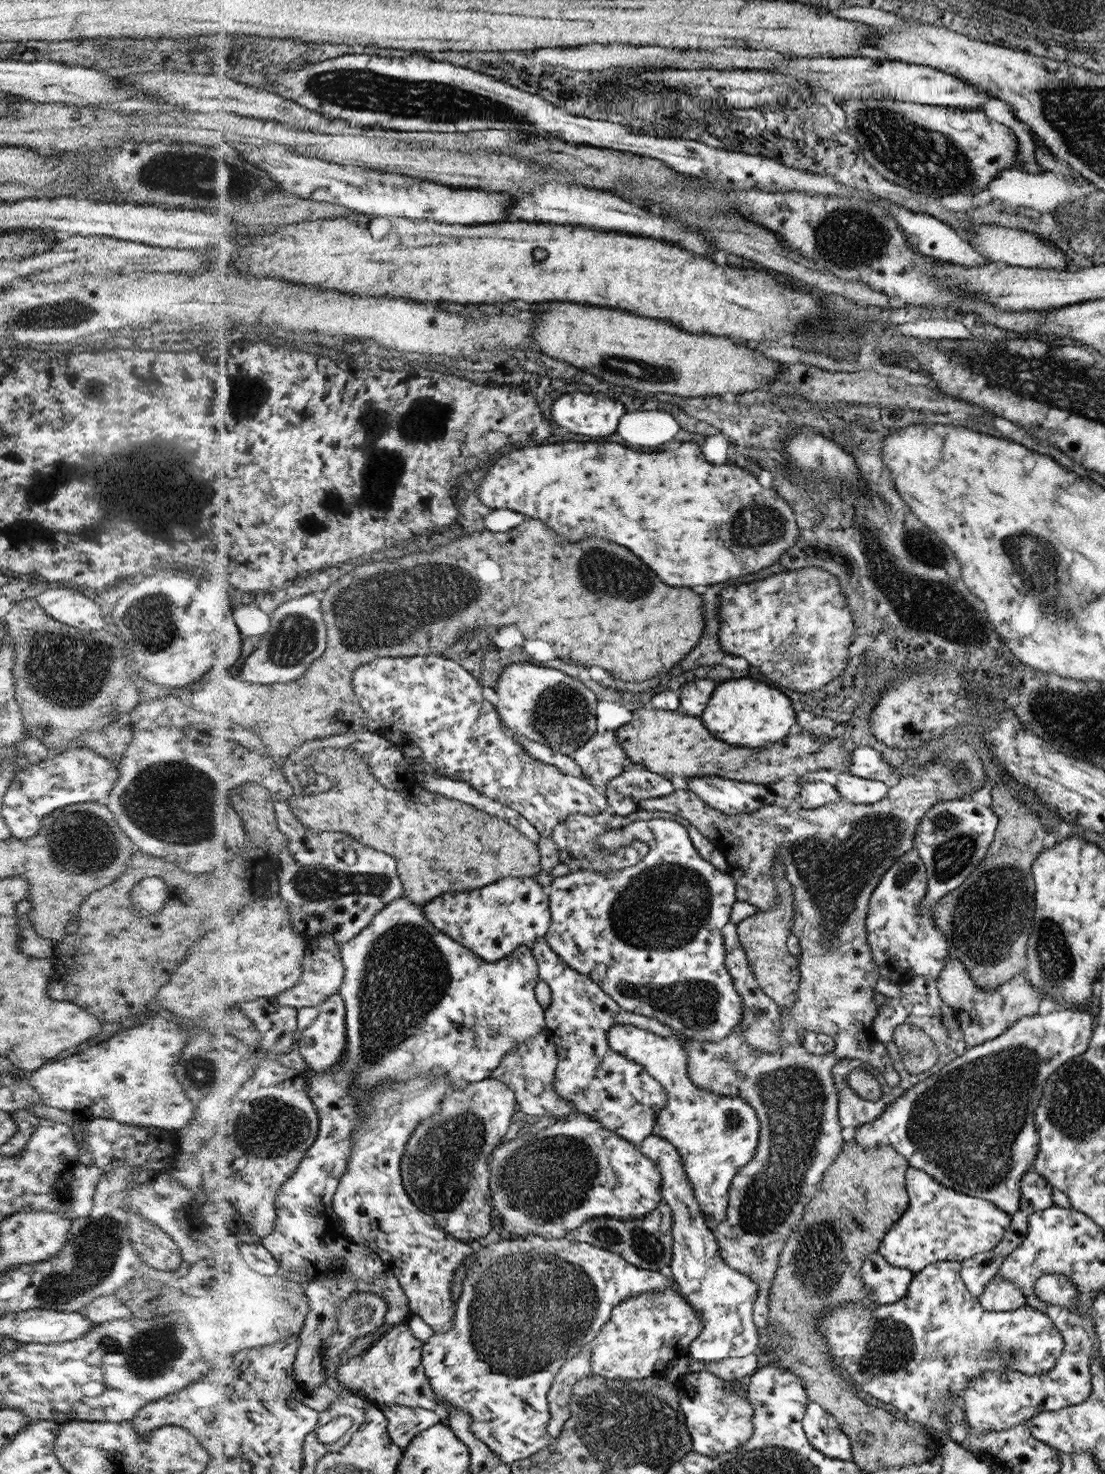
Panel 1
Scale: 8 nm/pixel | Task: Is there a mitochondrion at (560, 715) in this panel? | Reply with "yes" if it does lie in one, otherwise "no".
yes

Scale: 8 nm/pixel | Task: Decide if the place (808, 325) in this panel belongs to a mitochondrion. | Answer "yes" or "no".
no

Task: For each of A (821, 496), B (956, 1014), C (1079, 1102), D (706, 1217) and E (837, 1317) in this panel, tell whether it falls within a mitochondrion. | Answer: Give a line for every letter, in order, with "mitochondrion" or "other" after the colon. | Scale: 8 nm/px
A: other
B: other
C: mitochondrion
D: other
E: mitochondrion

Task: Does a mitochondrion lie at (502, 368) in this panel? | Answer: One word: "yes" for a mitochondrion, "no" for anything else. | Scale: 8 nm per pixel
no

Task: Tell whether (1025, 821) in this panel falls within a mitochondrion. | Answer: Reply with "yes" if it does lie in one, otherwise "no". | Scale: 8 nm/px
no

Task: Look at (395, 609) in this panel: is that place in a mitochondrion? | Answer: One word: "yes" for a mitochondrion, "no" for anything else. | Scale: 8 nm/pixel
yes

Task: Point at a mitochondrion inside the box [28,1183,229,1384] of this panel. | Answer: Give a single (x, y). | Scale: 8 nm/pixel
(96, 1245)

